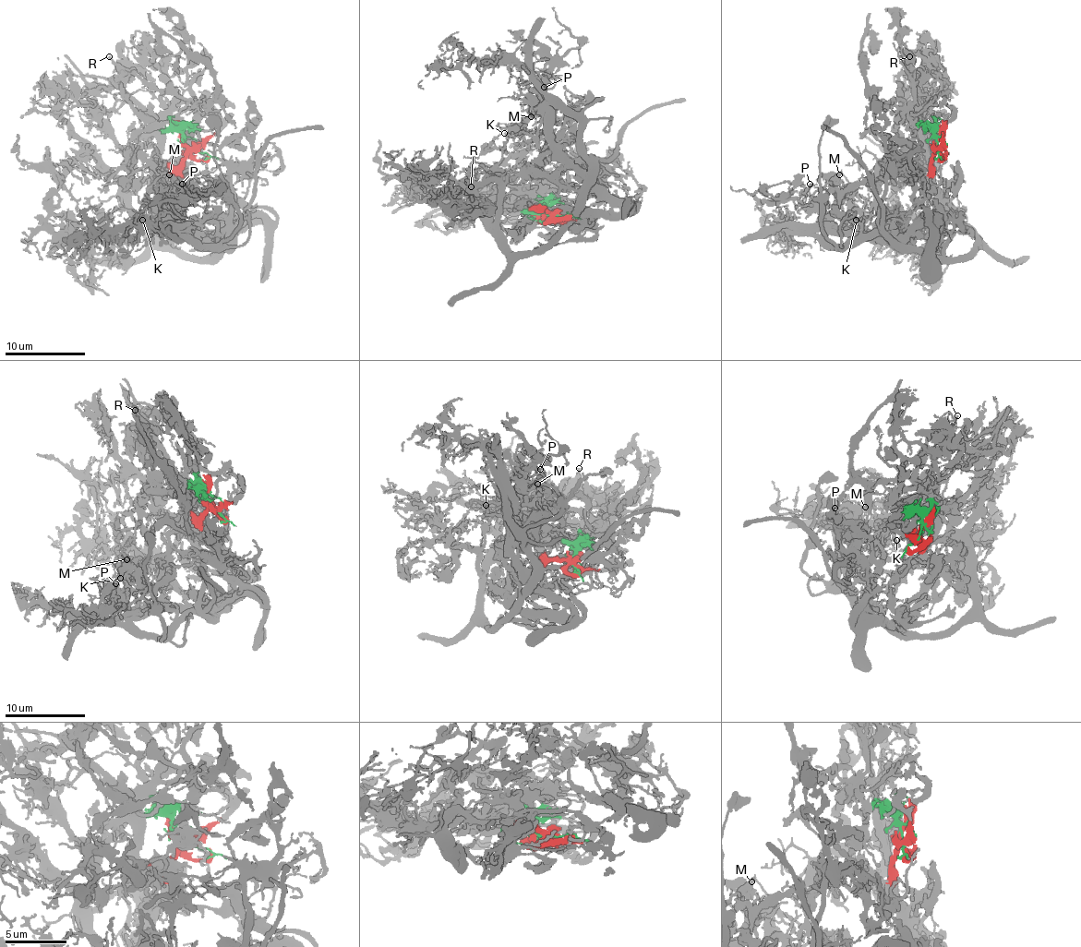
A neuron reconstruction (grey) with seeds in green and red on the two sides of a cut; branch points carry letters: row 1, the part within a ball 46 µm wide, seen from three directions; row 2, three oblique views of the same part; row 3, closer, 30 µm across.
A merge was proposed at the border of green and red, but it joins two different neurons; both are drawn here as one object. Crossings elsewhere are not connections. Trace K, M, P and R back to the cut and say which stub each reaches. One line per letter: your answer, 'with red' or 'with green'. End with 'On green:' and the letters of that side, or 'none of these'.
K: with green
M: with green
P: with green
R: with red
On green: K, M, P

